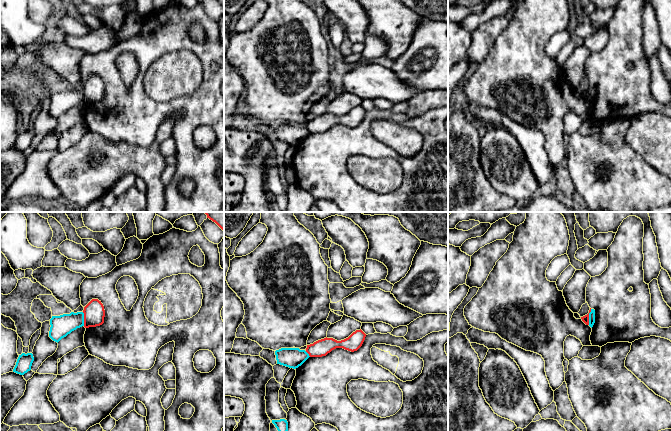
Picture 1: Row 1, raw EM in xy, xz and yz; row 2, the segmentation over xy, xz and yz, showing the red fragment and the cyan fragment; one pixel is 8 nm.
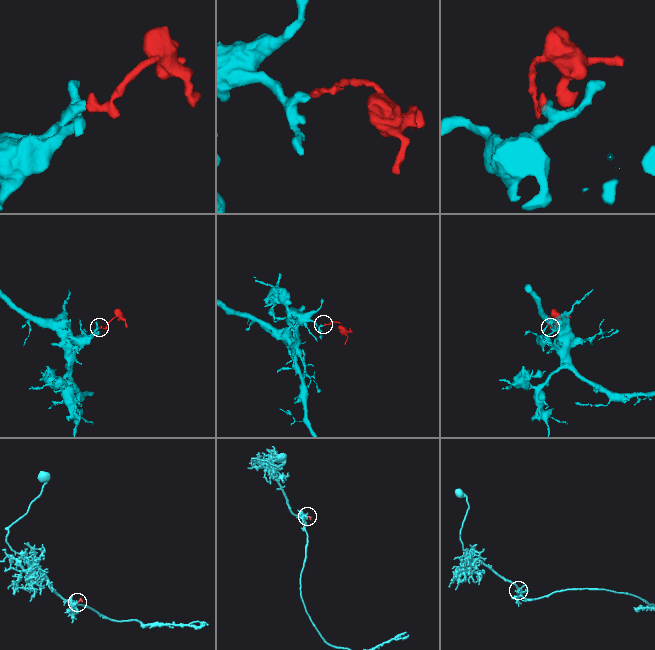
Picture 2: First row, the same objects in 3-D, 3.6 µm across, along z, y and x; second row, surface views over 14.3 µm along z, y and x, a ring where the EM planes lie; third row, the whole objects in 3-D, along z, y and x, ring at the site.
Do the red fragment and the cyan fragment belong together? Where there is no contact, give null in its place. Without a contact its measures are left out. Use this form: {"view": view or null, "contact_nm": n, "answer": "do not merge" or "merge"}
{"view": "yz", "contact_nm": 130, "answer": "do not merge"}

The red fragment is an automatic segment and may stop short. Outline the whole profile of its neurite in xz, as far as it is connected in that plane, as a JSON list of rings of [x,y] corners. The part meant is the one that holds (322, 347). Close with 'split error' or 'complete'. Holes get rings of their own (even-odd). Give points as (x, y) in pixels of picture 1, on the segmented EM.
[[[360,329],[353,332],[348,338],[337,341],[333,338],[324,338],[307,345],[306,352],[310,357],[326,356],[336,348],[343,348],[345,350],[354,352],[357,351],[363,344],[366,334]]] | complete

